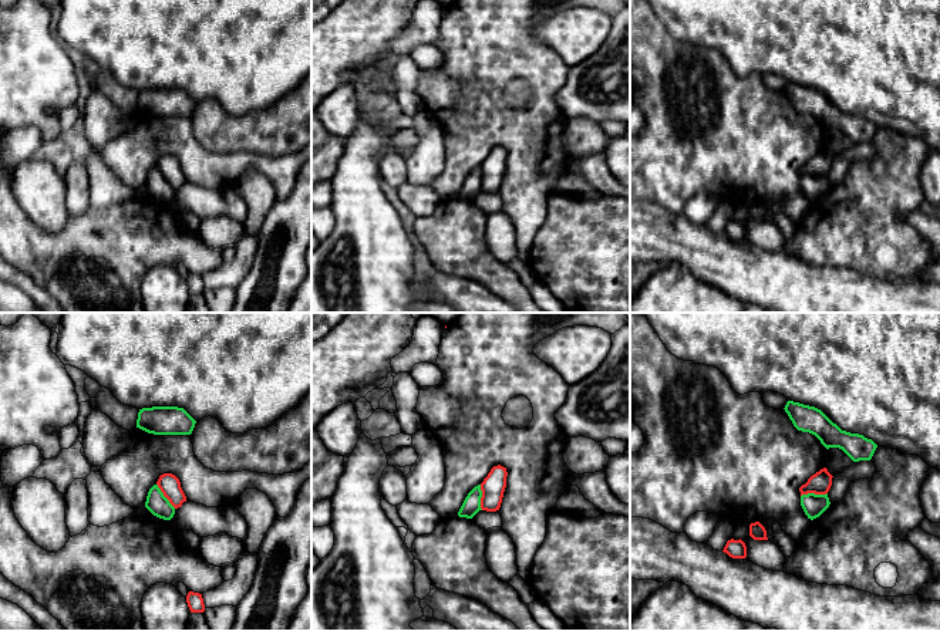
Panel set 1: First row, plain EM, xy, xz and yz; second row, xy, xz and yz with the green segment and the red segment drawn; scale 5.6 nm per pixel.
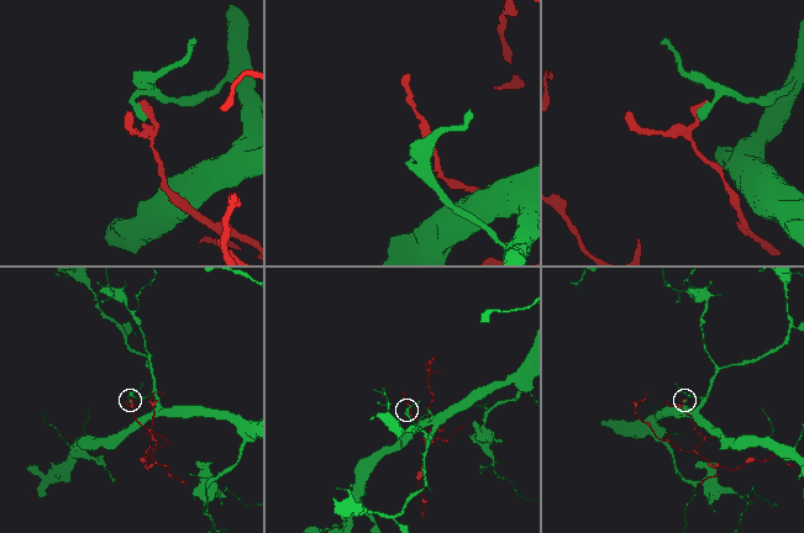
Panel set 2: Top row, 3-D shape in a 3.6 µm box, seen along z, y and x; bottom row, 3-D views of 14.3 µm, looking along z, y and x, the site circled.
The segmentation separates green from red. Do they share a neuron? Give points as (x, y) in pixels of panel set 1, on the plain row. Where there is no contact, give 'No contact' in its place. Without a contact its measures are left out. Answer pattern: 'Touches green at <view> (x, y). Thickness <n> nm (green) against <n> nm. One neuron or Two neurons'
Touches green at yz (814, 175). Thickness 130 nm (green) against 130 nm. Two neurons

